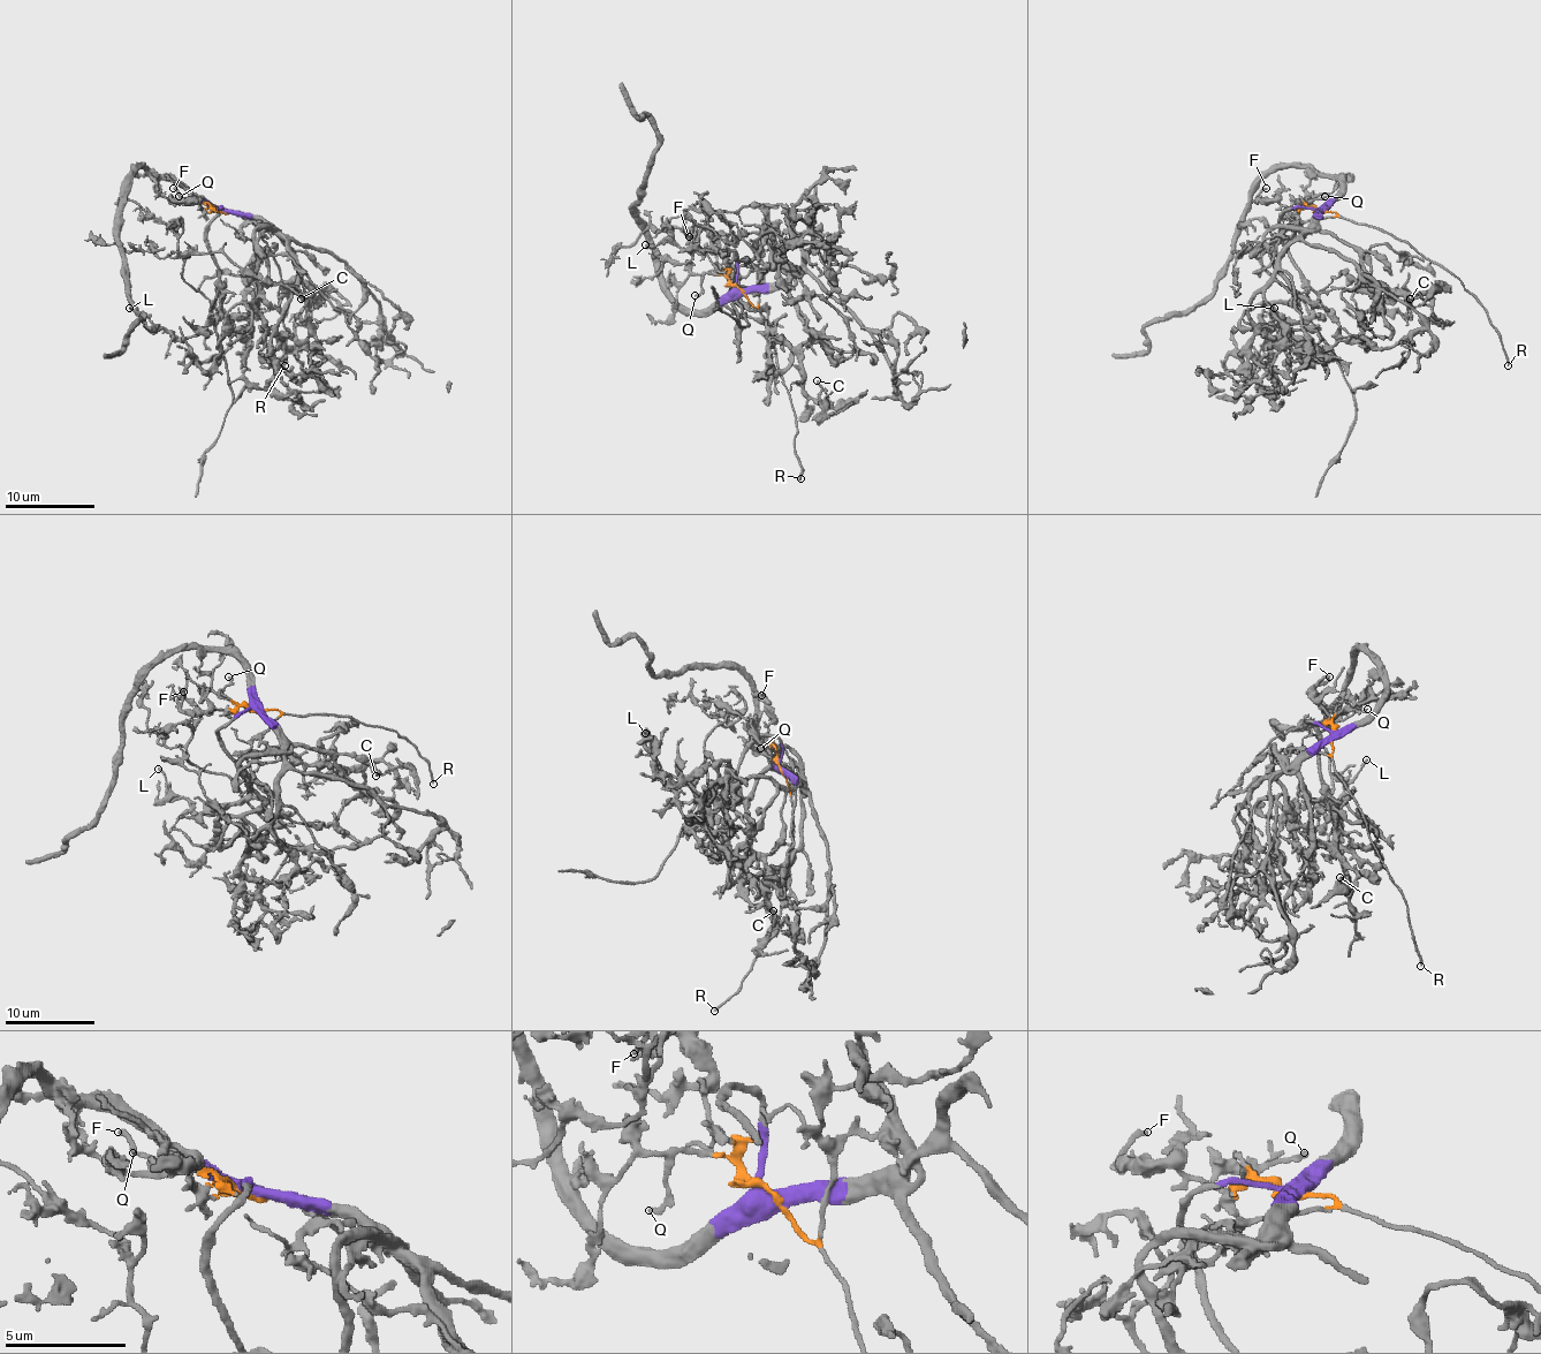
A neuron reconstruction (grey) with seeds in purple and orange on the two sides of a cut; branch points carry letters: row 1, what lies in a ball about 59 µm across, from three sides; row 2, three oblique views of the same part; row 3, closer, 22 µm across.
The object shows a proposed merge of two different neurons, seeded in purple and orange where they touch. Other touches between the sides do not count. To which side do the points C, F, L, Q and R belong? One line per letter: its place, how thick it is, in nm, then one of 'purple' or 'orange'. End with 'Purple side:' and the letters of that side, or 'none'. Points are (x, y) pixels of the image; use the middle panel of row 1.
C: at (817, 380); 180 nm thick; purple
F: at (689, 236); 200 nm thick; orange
L: at (645, 244); 170 nm thick; purple
Q: at (695, 295); 160 nm thick; orange
R: at (801, 478); 170 nm thick; orange
Purple side: C, L

